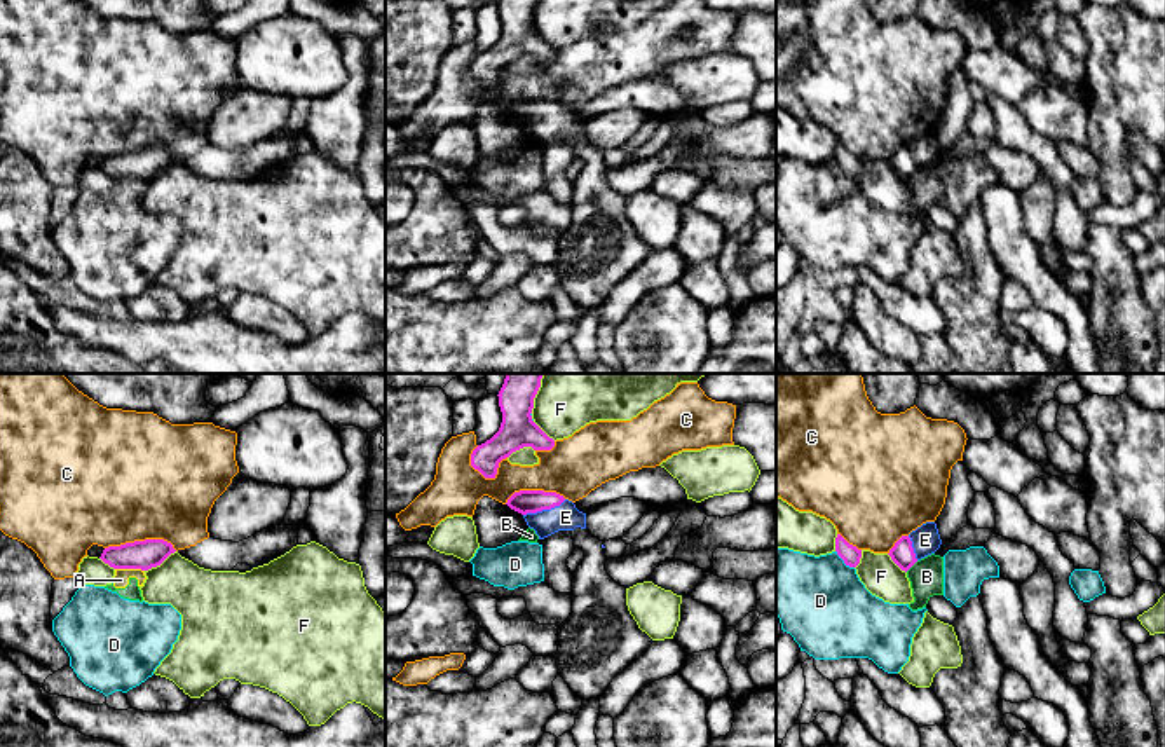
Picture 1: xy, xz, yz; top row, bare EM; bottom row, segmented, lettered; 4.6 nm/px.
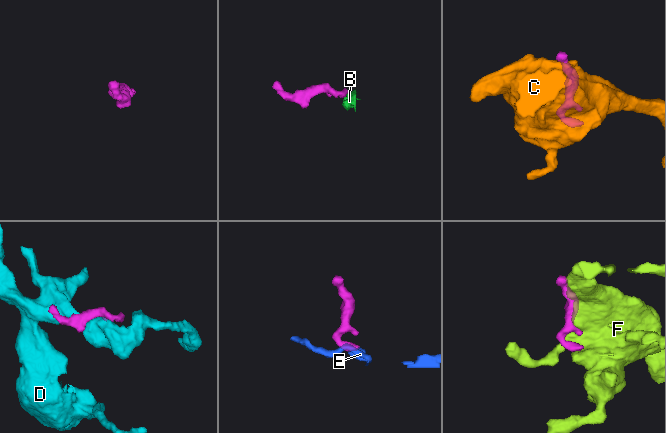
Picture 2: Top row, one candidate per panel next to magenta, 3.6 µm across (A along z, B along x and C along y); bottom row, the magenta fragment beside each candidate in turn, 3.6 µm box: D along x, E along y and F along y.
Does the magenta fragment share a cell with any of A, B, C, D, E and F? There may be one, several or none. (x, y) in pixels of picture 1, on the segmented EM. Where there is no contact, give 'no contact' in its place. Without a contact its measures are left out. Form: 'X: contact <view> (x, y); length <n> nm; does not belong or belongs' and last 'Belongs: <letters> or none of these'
A: contact xy (129, 568); length 140 nm; does not belong
B: contact yz (911, 566); length 80 nm; does not belong
C: contact xy (142, 541); length 340 nm; does not belong
D: contact yz (843, 559); length 120 nm; does not belong
E: contact xz (545, 508); length 220 nm; belongs
F: contact xy (159, 564); length 170 nm; does not belong
Belongs: E

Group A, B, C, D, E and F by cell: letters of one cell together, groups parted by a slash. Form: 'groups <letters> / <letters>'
groups A B D / C / E / F

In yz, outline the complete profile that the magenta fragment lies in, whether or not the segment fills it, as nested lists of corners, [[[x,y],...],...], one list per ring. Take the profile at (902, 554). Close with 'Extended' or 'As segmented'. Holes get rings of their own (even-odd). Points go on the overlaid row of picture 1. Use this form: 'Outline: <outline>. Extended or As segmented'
Outline: [[[926,522],[909,536],[902,536],[889,550],[891,560],[902,569],[909,571],[917,560],[935,553],[942,545],[935,522]]]. Extended

